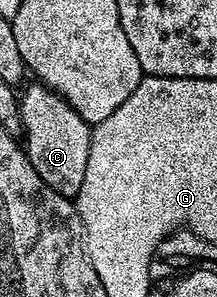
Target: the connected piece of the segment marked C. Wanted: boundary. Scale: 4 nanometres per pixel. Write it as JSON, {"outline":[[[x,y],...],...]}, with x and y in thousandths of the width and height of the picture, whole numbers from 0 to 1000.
{"outline":[[[180,273],[106,310],[88,310],[92,421],[101,431],[101,492],[129,515],[138,556],[157,556],[157,582],[249,636],[286,663],[346,673],[378,636],[378,596],[396,596],[396,542],[415,532],[415,475],[424,428],[300,340],[281,320],[235,306]]]}

